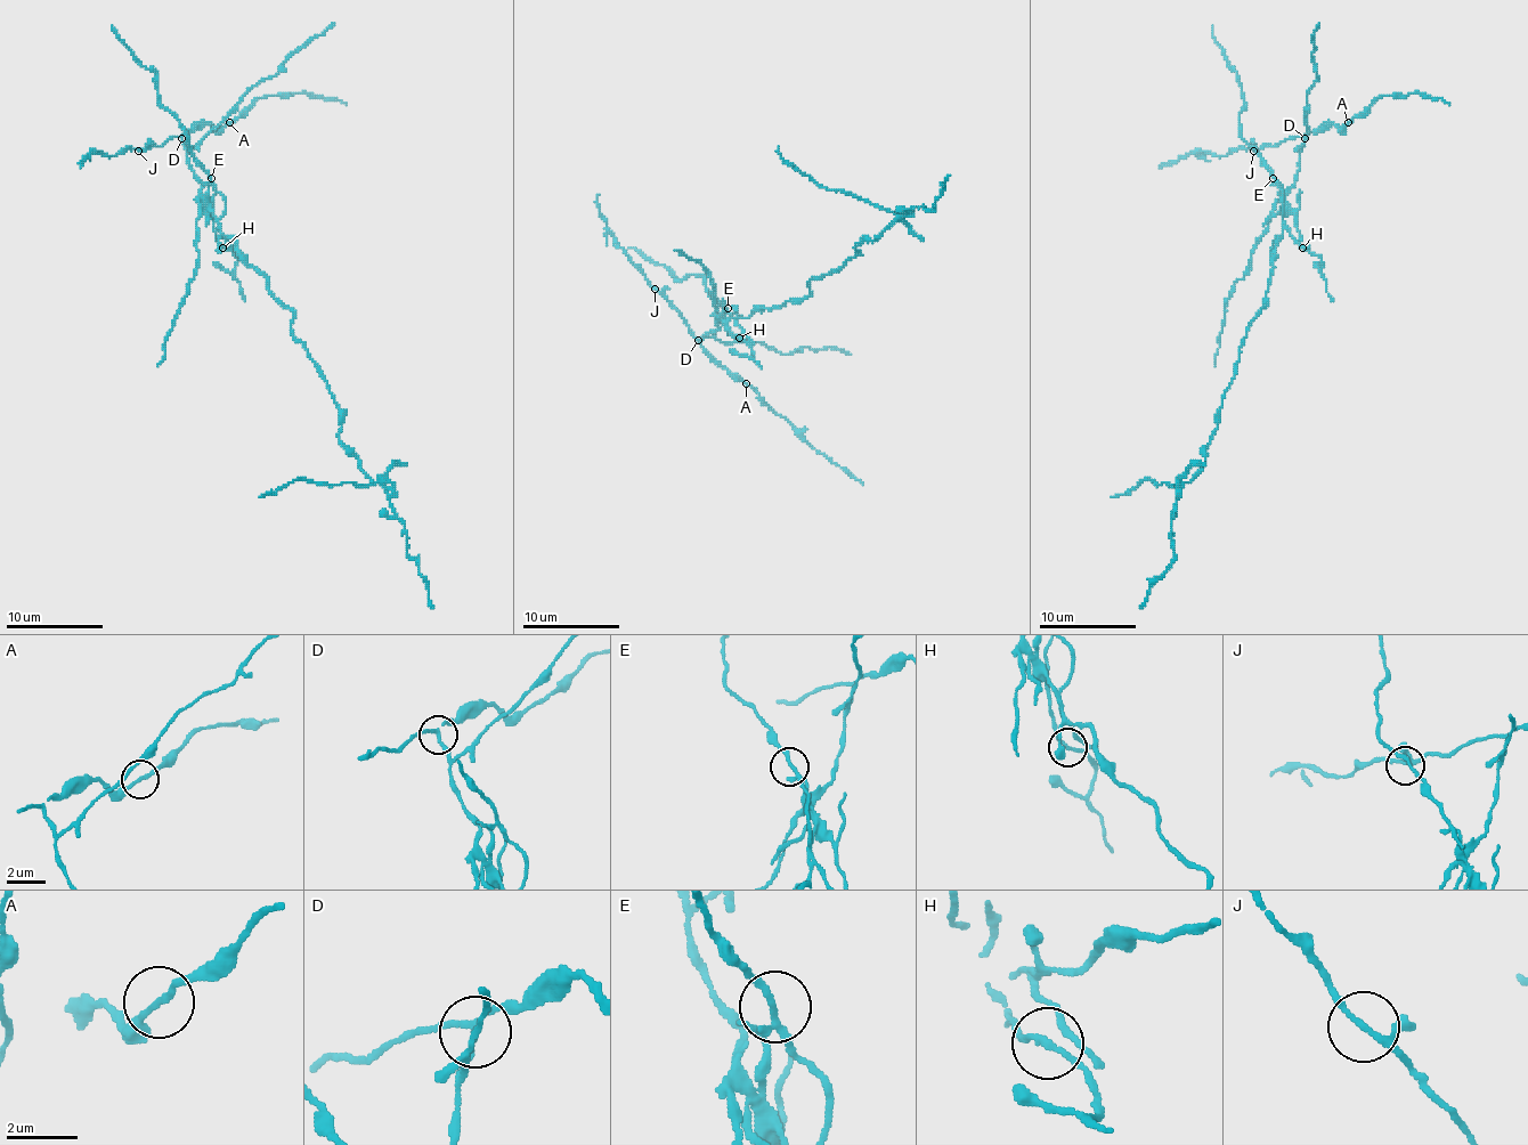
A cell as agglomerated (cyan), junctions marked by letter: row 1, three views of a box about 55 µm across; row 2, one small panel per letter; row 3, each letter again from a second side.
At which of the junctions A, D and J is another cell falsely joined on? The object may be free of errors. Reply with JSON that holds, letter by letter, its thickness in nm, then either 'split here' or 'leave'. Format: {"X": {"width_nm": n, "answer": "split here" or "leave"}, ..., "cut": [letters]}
{"A": {"width_nm": 160, "answer": "leave"}, "D": {"width_nm": 150, "answer": "split here"}, "J": {"width_nm": 160, "answer": "leave"}, "cut": ["D"]}

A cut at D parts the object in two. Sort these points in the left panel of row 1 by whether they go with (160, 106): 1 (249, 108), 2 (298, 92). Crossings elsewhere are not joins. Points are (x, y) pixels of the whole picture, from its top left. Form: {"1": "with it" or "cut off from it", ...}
{"1": "cut off from it", "2": "cut off from it"}

